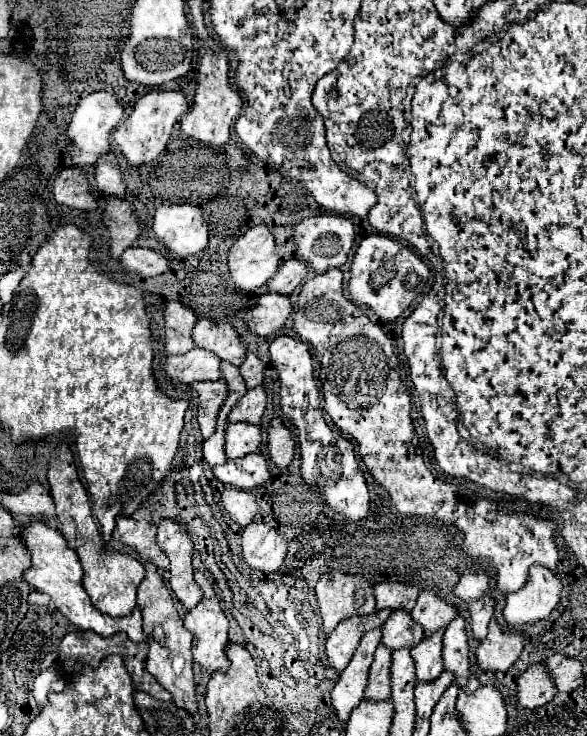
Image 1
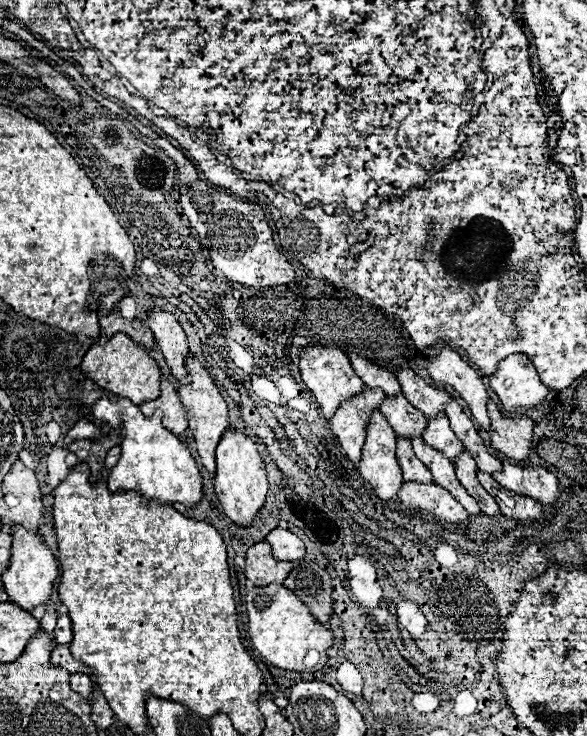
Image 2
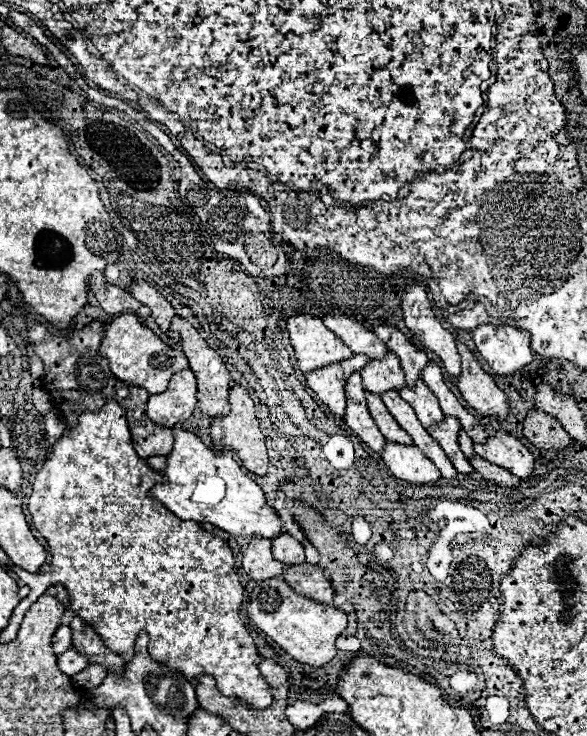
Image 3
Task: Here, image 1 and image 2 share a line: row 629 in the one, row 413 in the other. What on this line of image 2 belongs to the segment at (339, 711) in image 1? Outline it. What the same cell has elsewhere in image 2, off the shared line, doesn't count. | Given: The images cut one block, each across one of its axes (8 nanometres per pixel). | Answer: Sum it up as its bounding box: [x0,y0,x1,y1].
[360,412,404,500]

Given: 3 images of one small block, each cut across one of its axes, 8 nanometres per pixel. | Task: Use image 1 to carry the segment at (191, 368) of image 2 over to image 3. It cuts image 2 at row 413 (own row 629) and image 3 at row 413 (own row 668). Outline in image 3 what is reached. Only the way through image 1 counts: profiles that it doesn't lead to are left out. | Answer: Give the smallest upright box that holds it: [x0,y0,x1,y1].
[176,324,230,418]

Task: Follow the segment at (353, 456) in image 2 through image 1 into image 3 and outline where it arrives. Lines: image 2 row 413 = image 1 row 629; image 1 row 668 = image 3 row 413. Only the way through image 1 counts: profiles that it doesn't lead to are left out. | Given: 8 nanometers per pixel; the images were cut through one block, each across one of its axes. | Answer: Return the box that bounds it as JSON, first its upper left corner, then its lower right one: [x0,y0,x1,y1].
[306,356,368,418]

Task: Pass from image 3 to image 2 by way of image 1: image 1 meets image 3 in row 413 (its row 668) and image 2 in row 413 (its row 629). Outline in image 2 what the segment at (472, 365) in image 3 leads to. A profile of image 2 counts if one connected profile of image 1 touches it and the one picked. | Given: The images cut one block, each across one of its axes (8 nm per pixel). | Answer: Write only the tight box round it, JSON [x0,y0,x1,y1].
[488,402,534,460]

